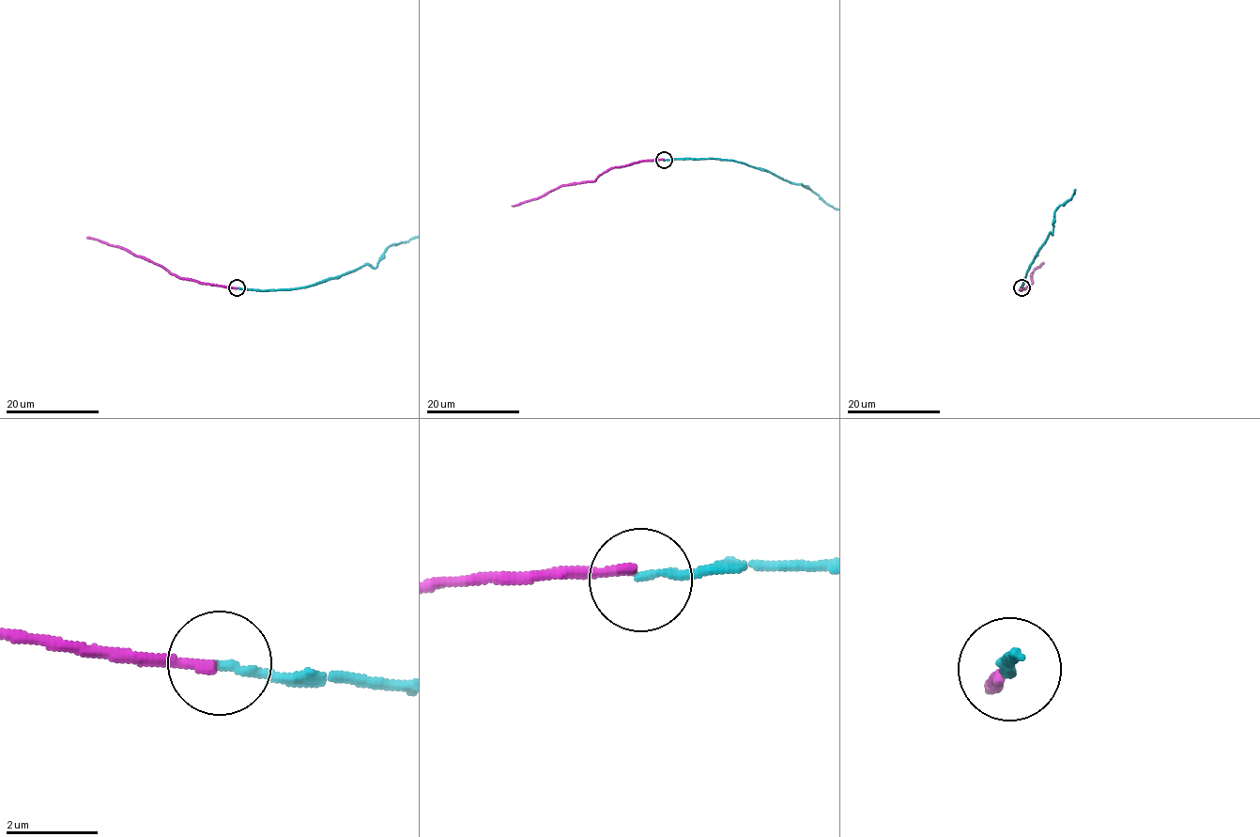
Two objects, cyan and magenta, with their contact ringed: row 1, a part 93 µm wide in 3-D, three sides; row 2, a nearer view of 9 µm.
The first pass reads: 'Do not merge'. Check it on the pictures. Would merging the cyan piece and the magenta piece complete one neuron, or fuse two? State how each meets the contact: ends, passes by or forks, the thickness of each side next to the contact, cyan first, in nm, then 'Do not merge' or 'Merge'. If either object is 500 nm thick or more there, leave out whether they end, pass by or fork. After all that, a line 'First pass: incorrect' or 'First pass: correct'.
At the ring cyan ends. At the ring magenta ends. Thickness 180 nm (cyan) against 220 nm. Do not merge
First pass: correct

